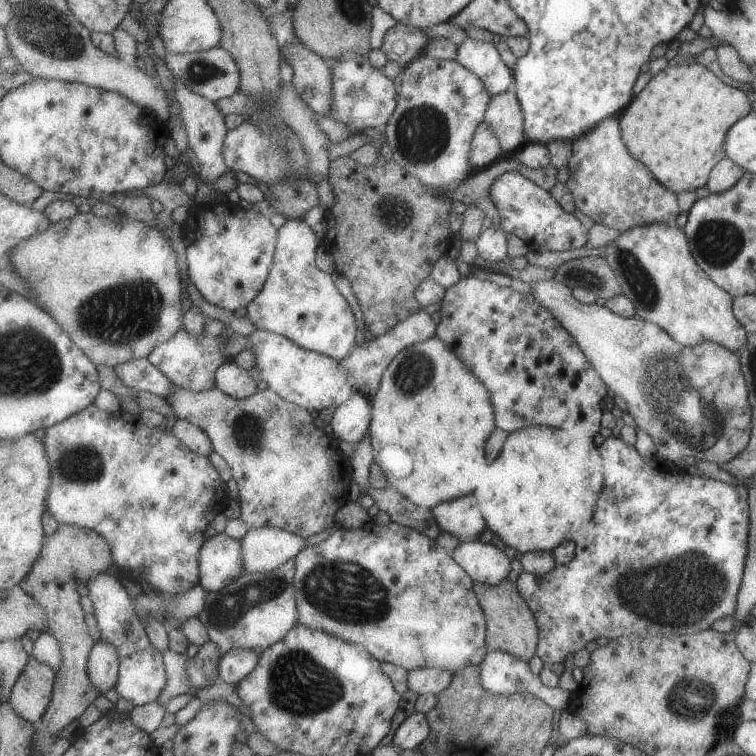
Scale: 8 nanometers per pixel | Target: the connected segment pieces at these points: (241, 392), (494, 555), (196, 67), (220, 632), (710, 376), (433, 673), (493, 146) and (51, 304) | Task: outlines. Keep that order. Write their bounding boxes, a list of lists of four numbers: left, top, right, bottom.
[[216,359,259,399],[452,539,511,586],[164,46,241,103],[199,558,299,654],[530,280,751,464],[409,668,454,696],[472,121,501,169],[11,212,186,369]]

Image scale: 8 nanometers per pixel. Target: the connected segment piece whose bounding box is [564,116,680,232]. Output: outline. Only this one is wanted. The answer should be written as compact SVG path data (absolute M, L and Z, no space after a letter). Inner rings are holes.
M615 116L603 118L591 130L587 130L585 134L573 139L570 143L572 153L566 163L569 176L564 183L572 194L577 210L582 214L585 214L595 224L608 226L618 232L631 230L635 226L643 226L649 222L676 226L677 214L680 212L676 194L659 184L649 169L627 152L625 144L621 140L619 120Z

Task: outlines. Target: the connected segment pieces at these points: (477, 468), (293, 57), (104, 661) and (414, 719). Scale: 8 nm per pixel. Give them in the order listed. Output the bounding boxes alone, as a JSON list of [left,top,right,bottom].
[[361,336,495,510],[280,40,333,115],[89,640,121,694],[395,711,432,750]]

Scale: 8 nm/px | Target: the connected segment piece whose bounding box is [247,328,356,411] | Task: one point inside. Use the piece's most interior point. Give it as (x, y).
(312, 380)

